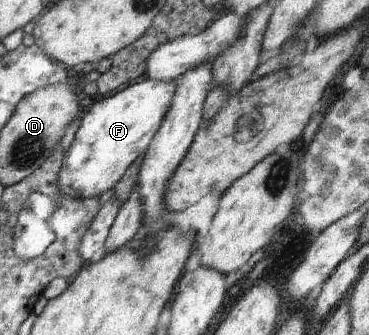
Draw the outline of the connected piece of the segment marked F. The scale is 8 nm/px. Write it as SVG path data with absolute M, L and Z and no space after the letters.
M148 78L116 94L100 97L91 110L81 116L82 124L65 153L57 183L60 193L85 199L100 197L102 192L112 189L126 170L145 155L172 105L176 90L175 81Z

